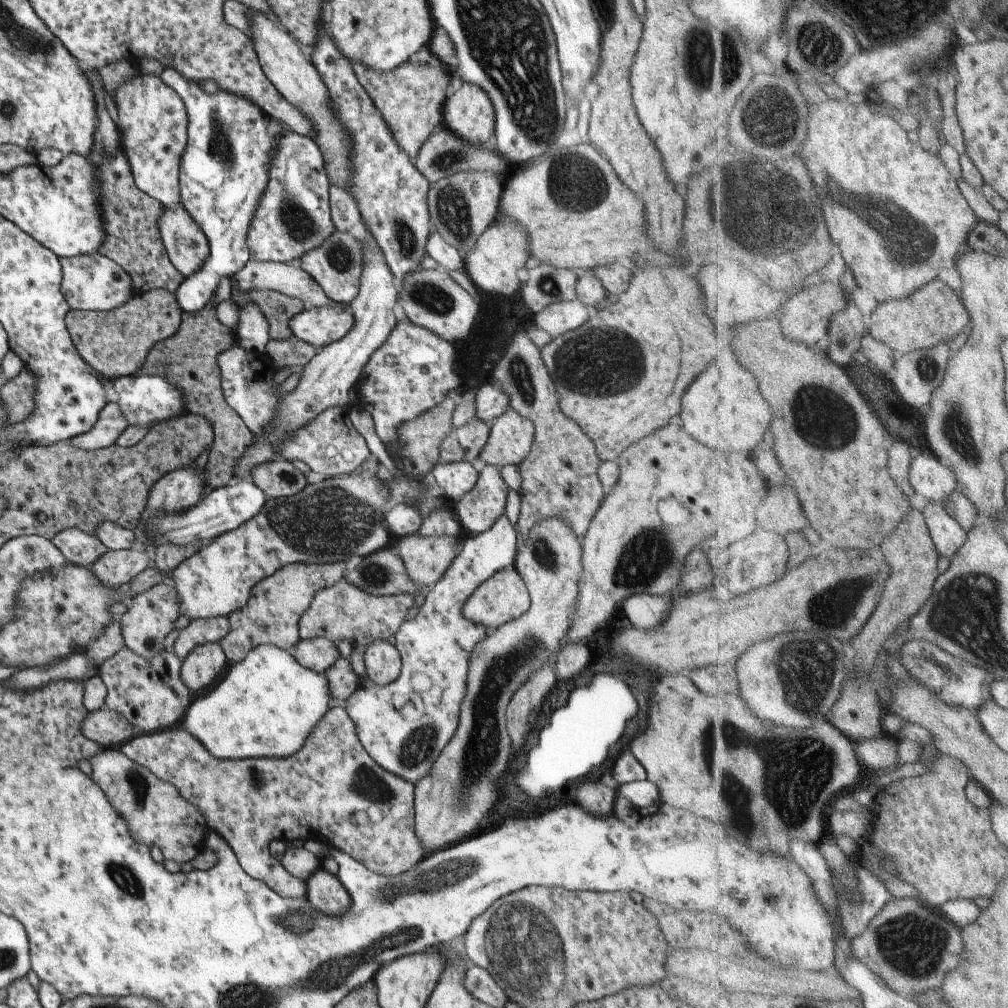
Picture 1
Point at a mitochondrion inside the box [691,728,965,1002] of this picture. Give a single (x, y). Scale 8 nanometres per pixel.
(913, 943)

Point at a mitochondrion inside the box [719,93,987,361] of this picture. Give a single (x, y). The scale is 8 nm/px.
(911, 242)

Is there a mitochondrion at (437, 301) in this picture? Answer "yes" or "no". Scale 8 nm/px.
yes

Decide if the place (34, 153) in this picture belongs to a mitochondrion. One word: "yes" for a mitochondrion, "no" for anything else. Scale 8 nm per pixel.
no

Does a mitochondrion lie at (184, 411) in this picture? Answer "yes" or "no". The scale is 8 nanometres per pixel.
no

